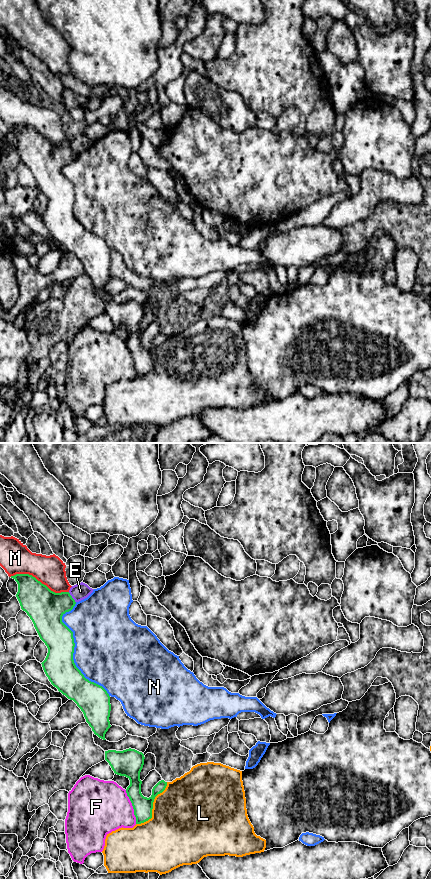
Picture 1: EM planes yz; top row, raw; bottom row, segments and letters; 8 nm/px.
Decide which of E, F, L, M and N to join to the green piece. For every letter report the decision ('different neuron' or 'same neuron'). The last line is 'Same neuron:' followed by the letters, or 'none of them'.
E: different neuron
F: different neuron
L: different neuron
M: different neuron
N: different neuron
Same neuron: none of them

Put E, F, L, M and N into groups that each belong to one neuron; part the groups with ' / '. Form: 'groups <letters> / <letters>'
groups E / F / L / M / N

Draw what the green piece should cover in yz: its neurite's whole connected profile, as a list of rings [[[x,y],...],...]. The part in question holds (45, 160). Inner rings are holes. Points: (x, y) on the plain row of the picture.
[[[16,126],[11,130],[18,136],[16,149],[21,161],[30,169],[40,191],[48,200],[47,208],[41,215],[46,228],[59,244],[77,256],[94,286],[106,292],[105,286],[111,279],[109,273],[110,248],[102,238],[86,231],[76,219],[73,212],[75,199],[73,184],[62,174],[62,168],[75,158],[75,152],[69,144],[55,145],[51,143],[32,127]]]

